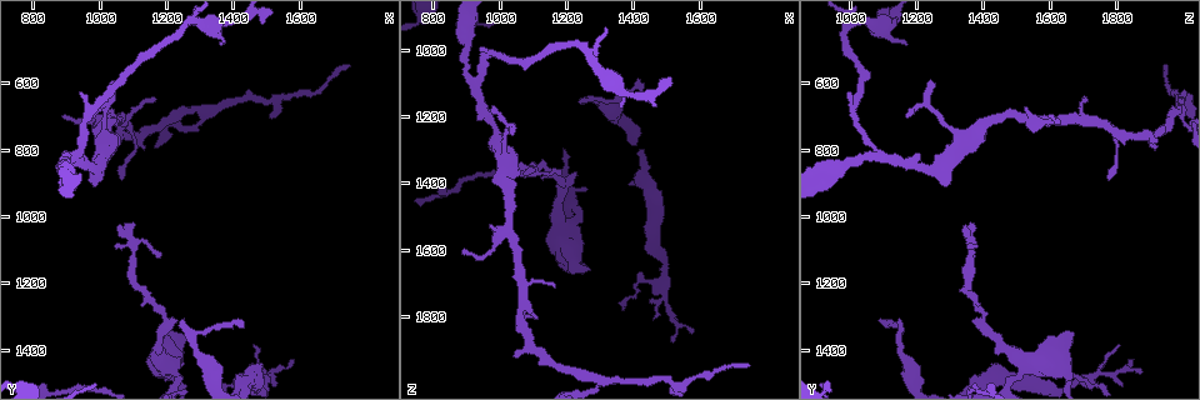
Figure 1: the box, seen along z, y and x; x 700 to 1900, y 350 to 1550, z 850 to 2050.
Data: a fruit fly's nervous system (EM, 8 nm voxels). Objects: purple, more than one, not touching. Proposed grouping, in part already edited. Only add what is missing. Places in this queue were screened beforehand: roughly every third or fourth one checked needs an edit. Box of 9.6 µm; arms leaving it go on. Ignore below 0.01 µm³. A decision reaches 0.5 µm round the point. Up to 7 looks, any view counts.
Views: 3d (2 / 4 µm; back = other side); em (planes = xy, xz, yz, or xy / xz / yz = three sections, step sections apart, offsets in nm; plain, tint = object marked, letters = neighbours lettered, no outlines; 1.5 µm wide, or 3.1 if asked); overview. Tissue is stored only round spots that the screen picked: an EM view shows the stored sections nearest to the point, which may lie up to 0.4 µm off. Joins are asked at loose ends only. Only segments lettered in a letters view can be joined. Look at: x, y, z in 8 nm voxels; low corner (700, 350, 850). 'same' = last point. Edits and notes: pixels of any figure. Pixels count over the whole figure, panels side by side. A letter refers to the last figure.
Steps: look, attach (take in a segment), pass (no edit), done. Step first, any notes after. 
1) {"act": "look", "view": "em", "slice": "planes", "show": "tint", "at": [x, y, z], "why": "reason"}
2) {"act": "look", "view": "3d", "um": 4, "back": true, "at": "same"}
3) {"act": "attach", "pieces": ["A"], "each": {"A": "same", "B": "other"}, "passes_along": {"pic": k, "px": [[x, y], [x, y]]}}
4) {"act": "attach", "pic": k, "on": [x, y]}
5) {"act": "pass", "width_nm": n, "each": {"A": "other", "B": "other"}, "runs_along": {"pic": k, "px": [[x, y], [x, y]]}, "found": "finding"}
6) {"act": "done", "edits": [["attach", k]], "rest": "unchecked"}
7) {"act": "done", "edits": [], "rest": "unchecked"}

{"act": "look", "view": "3d", "um": 2, "at": [1060, 1020, 1350], "why": "an open end"}

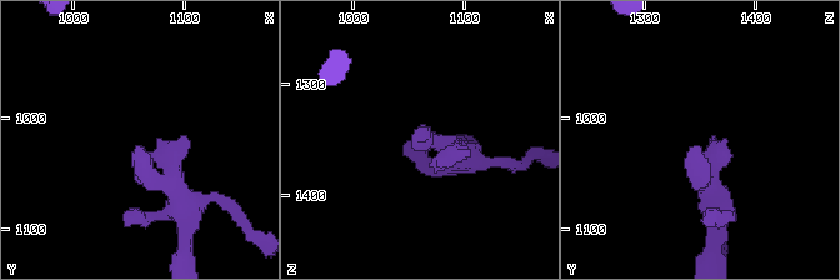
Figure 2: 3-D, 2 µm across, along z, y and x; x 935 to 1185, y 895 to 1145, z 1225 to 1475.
{"act": "look", "view": "em", "slice": "planes", "show": "letters", "at": [1056, 1024, 1346]}

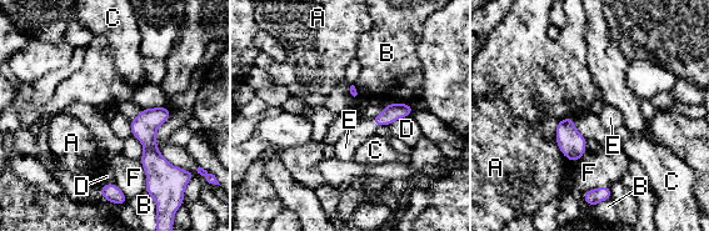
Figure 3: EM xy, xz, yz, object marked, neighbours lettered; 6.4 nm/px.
{"act": "attach", "pieces": ["E"], "each": {"A": "other", "B": "other", "C": "other", "D": "other", "E": "same", "F": "other"}, "found": "it goes on there"}

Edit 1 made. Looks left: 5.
{"act": "look", "view": "overview", "why": "see it whole again"}

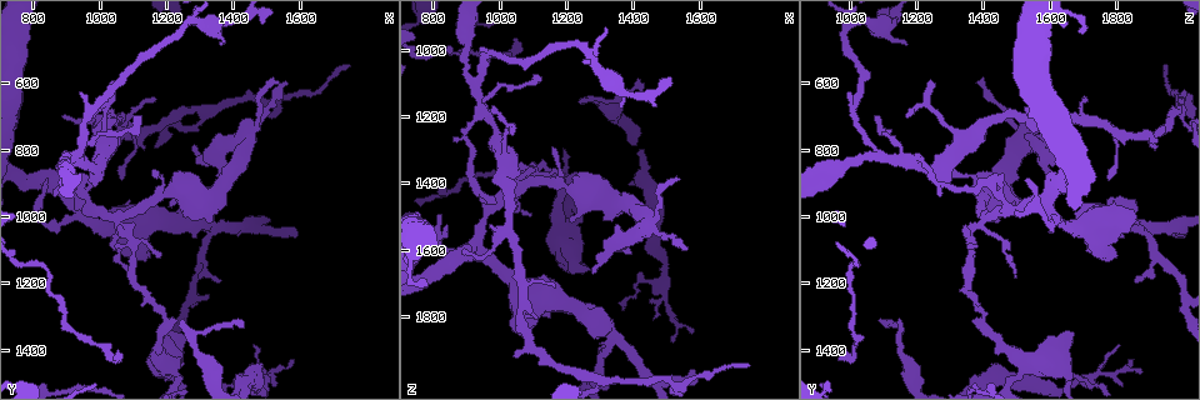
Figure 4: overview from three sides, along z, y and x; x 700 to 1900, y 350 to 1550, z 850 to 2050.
{"act": "look", "view": "3d", "um": 4, "at": [1560, 590, 1600], "why": "branch stops here"}

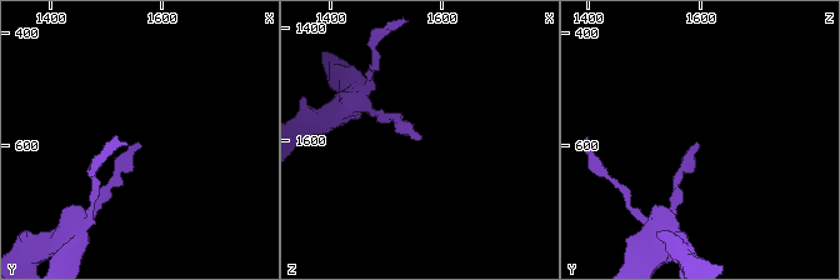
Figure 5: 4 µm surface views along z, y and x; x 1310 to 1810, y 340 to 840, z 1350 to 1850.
{"act": "look", "view": "em", "slice": "planes", "show": "letters", "at": [1550, 605, 1600]}

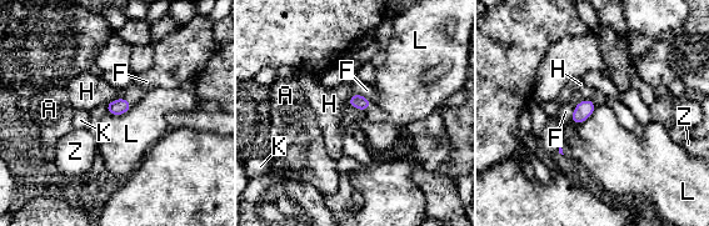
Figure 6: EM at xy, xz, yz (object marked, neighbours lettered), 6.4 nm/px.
{"act": "pass", "each": {"A": "other", "F": "other", "H": "other", "K": "other", "L": "other", "Z": "other"}, "border": {"pic": 6, "px": [[597, 106], [582, 122], [570, 121]]}, "found": "none of them fits"}

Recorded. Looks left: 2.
{"act": "done", "edits": [["attach", 3]], "rest": "unchecked"}

